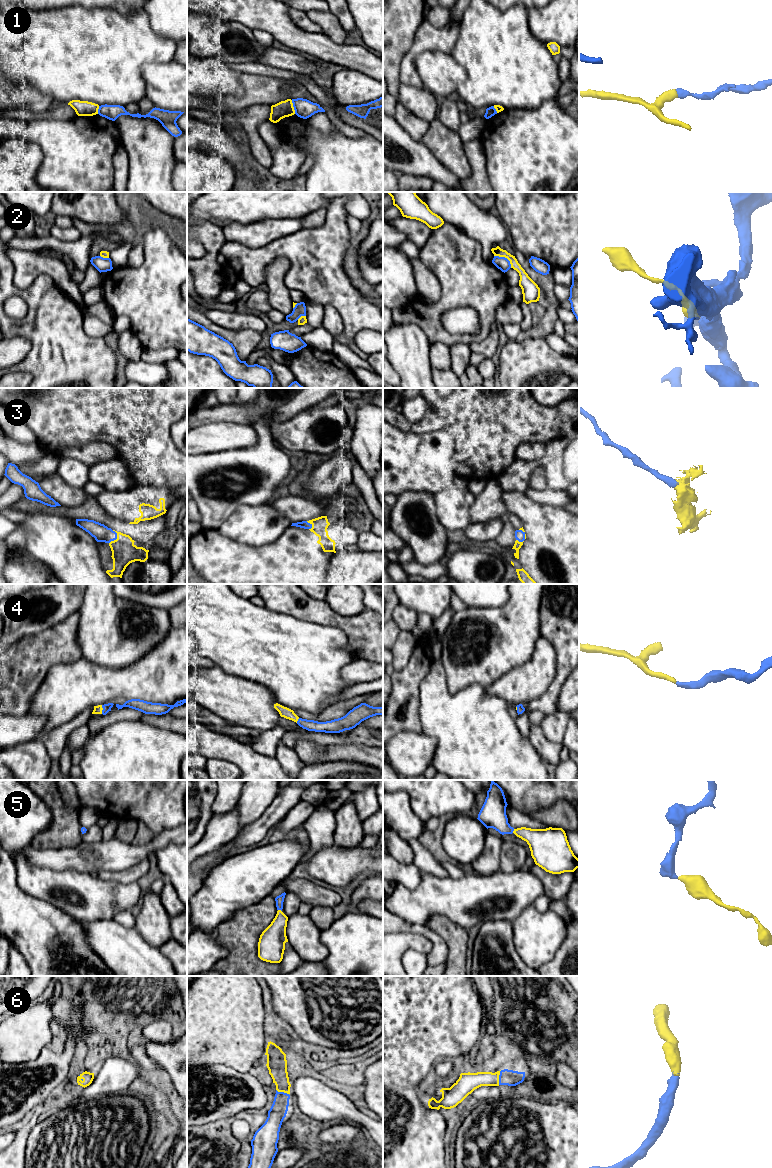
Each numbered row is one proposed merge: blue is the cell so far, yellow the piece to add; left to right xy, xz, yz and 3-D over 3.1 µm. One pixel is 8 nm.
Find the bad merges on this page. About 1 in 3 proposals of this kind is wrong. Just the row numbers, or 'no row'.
1, 2, 3

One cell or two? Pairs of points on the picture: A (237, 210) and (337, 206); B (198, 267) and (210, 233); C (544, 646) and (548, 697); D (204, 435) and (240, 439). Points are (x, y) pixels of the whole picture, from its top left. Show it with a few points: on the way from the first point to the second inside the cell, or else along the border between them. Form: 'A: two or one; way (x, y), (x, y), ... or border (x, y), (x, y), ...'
A: two; border (330, 202), (326, 208)
B: one; way (207, 259), (211, 255), (211, 242)
C: two; border (556, 666), (554, 679), (548, 688), (528, 702)
D: one; way (213, 436), (231, 436)

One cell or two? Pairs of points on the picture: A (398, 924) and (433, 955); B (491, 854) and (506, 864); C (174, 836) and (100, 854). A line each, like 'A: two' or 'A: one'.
A: one
B: two
C: one

